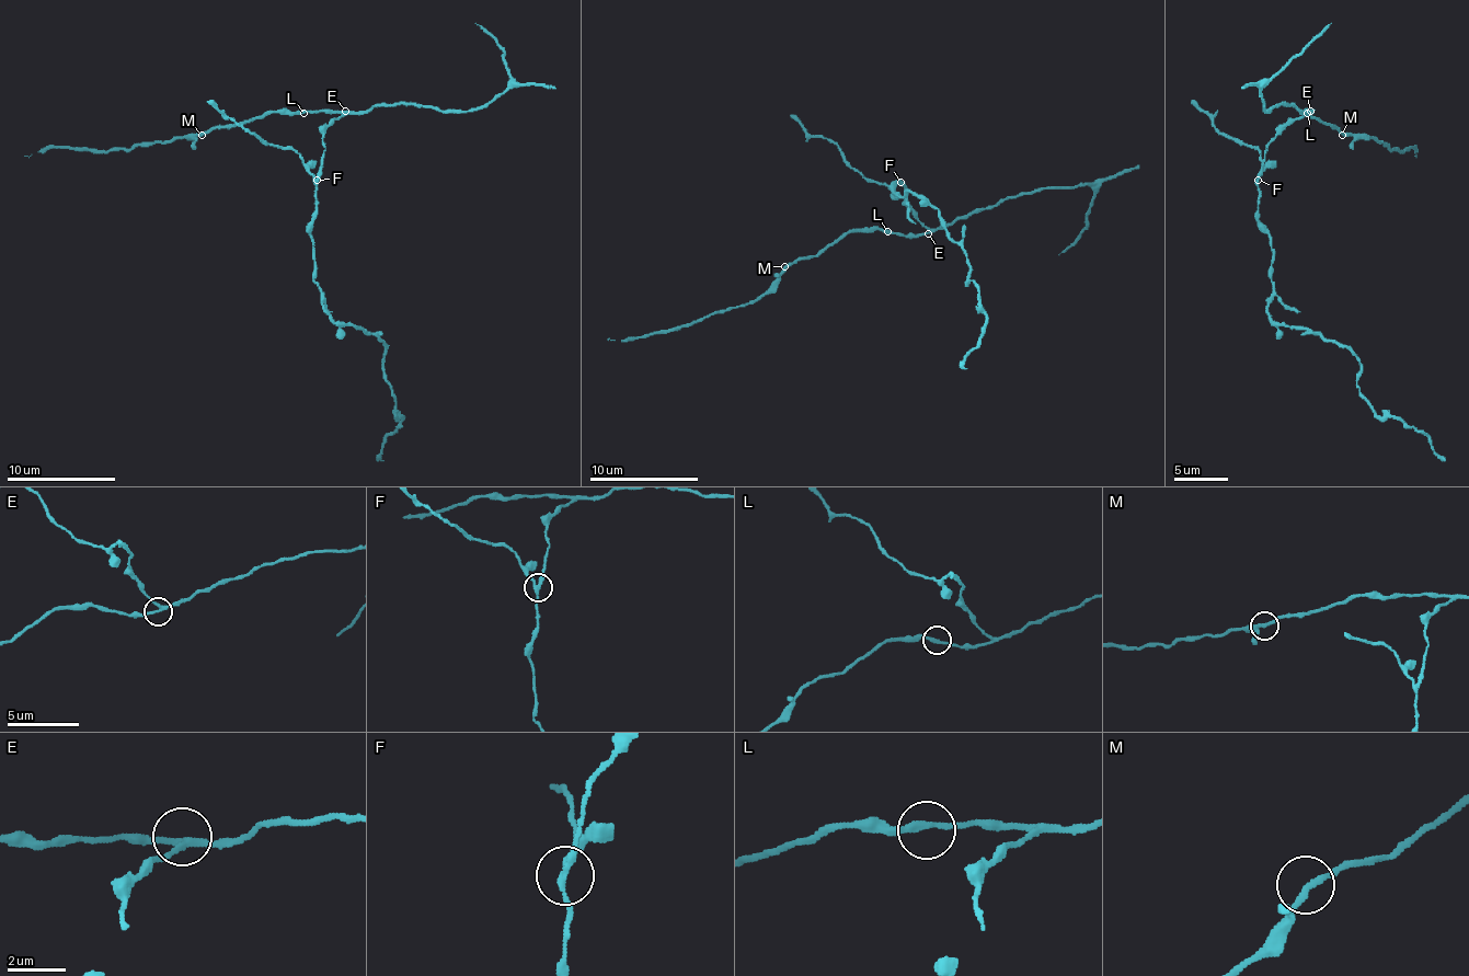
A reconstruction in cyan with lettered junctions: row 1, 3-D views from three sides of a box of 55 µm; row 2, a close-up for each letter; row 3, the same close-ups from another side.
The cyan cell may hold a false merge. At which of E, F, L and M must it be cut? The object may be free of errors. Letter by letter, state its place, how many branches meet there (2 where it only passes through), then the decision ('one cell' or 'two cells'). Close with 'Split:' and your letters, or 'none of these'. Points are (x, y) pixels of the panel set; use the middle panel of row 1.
E: (928, 233) | 3 | one cell
F: (901, 182) | 3 | two cells
L: (887, 231) | 2 | one cell
M: (784, 266) | 2 | one cell
Split: F

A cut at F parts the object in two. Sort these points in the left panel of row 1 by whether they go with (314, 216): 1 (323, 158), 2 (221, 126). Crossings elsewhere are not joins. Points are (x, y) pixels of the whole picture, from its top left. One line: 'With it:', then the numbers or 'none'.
With it: none

